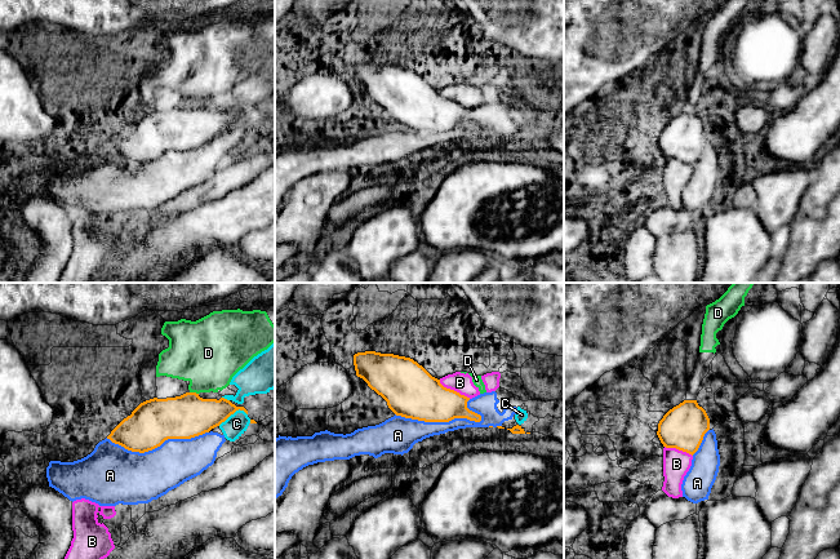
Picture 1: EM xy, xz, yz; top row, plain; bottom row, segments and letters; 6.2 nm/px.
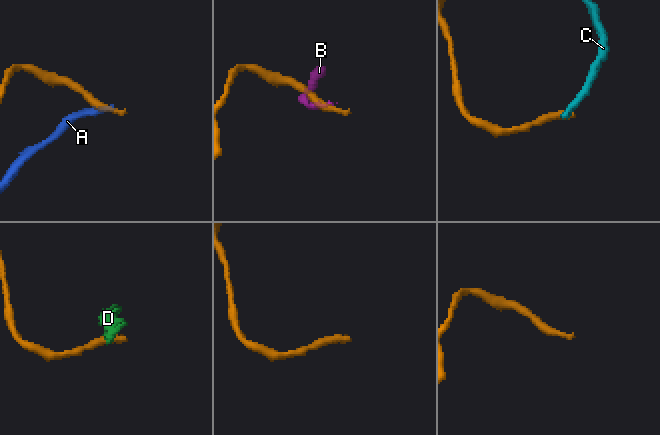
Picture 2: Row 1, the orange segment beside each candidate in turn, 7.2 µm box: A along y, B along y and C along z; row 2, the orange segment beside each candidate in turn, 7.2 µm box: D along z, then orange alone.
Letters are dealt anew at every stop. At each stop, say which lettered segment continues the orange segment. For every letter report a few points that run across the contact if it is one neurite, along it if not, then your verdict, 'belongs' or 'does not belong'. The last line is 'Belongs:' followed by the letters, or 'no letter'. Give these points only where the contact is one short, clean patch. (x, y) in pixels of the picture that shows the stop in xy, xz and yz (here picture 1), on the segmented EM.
A: does not belong
B: xz (439, 380), (444, 386), (470, 398) | does not belong
C: xy (247, 413), (236, 409), (218, 425) | does not belong
D: xy (190, 391), (198, 394) | does not belong
Belongs: no letter

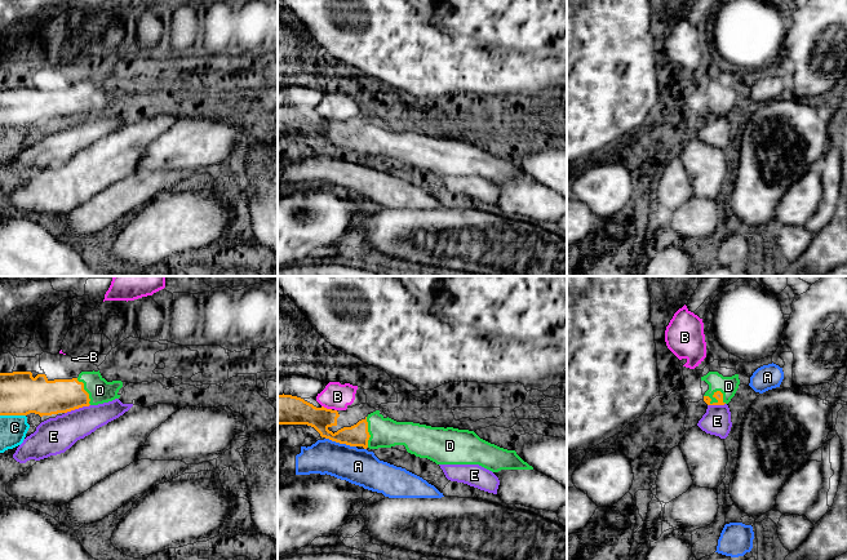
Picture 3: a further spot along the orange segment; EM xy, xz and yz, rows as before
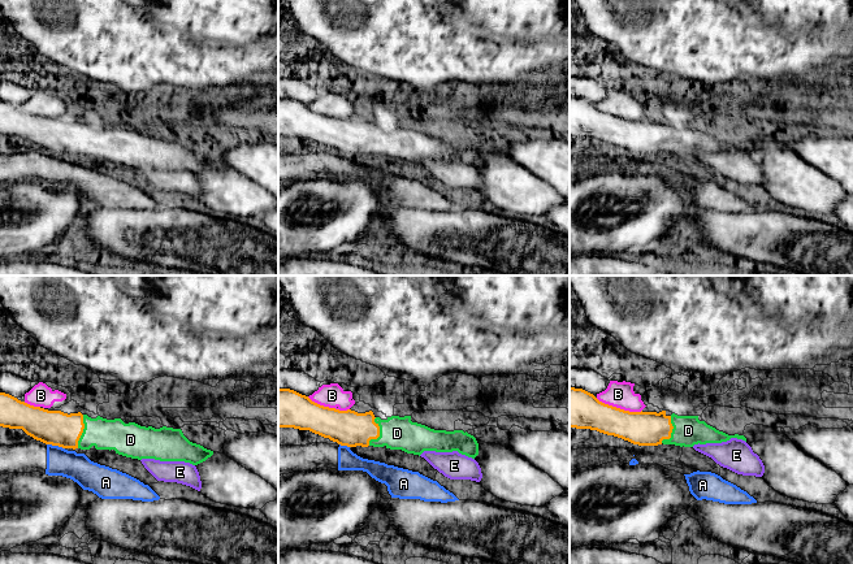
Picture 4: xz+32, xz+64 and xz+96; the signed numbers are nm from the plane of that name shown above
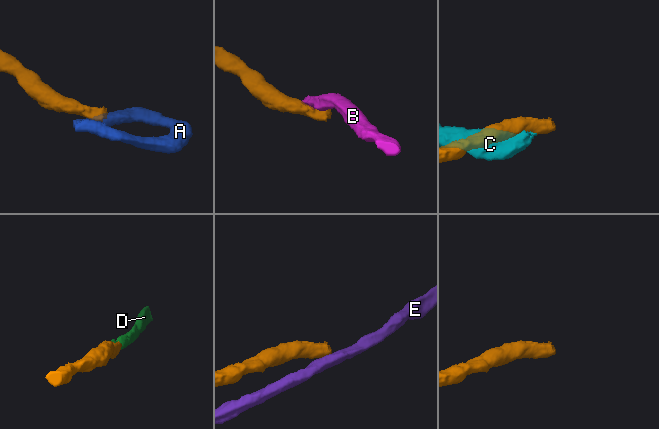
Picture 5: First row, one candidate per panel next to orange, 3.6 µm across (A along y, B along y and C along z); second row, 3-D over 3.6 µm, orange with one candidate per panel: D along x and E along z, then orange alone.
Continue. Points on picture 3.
A: xz (326, 438), (355, 447) | does not belong
B: xz (322, 405), (331, 409) | does not belong
C: does not belong
D: yz (718, 395), (718, 391), (728, 386) | belongs
E: xy (89, 404), (65, 413) | does not belong
Belongs: D

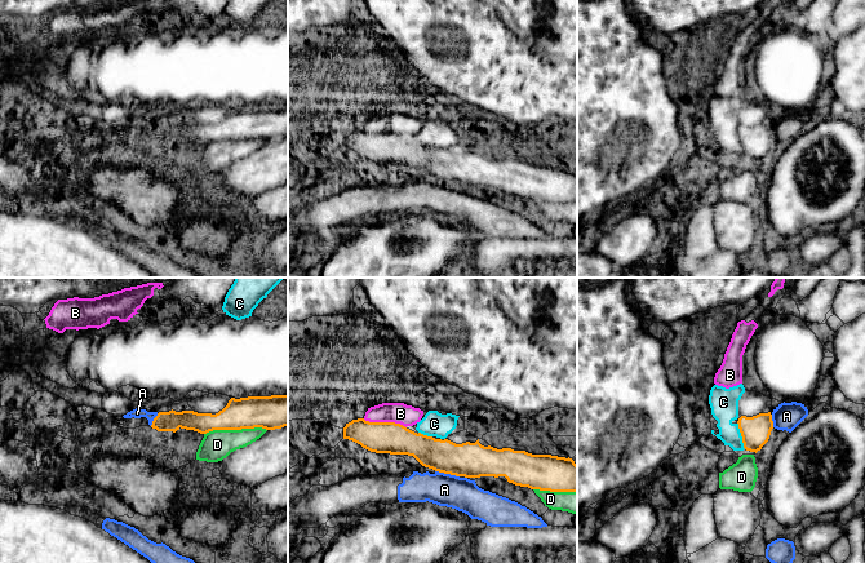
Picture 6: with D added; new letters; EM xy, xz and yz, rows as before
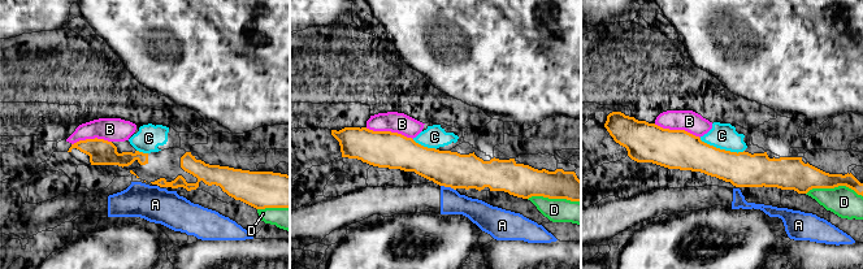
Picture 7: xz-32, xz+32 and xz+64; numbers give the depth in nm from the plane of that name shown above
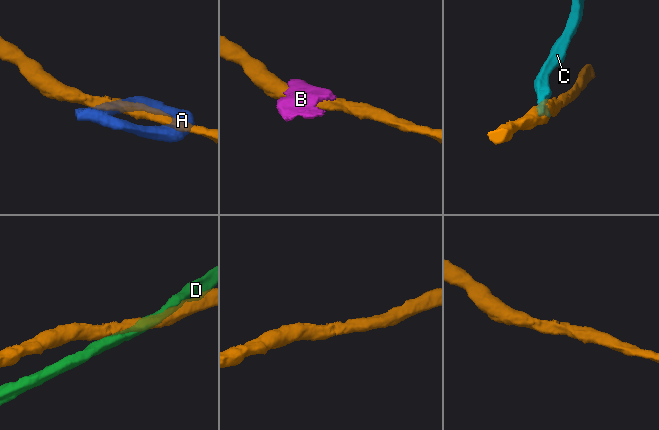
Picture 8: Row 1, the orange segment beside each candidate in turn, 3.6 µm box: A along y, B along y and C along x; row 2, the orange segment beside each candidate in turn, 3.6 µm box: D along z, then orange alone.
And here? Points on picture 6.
A: xz (435, 470), (458, 477) | does not belong
B: xz (363, 419), (399, 422), (406, 428) | does not belong
C: yz (737, 422), (745, 448) | does not belong
D: does not belong
Belongs: no letter

